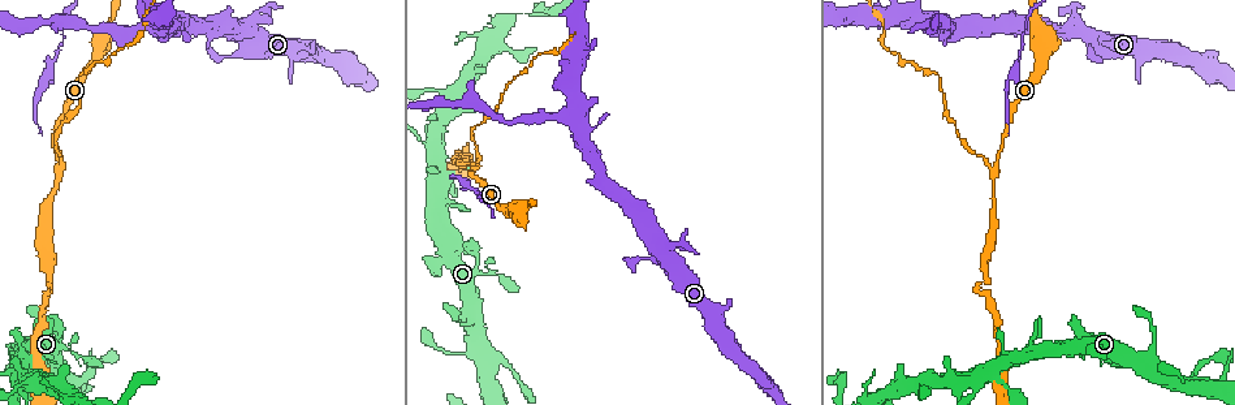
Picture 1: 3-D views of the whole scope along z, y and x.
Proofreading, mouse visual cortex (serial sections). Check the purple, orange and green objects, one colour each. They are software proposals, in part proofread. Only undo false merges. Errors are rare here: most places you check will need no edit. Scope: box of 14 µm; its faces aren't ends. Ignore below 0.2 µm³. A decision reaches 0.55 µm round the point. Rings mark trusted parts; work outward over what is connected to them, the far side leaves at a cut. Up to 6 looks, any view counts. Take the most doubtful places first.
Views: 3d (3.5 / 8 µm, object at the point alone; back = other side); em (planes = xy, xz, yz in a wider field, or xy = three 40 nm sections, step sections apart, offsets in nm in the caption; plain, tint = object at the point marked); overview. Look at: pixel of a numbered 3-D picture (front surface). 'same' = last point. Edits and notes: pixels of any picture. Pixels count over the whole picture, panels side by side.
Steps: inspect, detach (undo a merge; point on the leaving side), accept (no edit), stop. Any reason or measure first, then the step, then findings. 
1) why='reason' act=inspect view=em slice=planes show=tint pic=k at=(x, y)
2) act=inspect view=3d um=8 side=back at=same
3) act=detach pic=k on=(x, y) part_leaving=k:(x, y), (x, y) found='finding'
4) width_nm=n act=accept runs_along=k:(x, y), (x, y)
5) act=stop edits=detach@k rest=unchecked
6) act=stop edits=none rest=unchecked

why='abrupt turn' act=inspect view=em slice=planes show=tint pic=1 at=(62, 164)

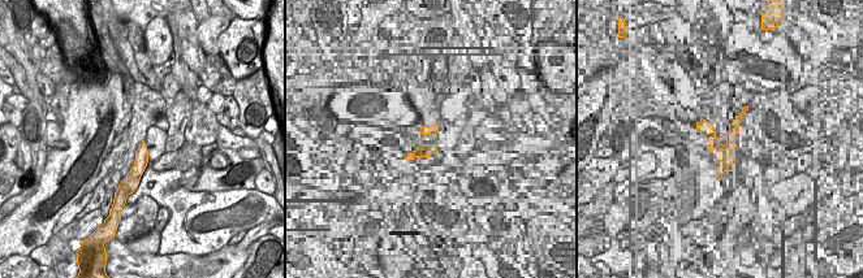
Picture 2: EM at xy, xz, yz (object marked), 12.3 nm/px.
why='wider look' act=inspect view=3d um=3.5 at=same

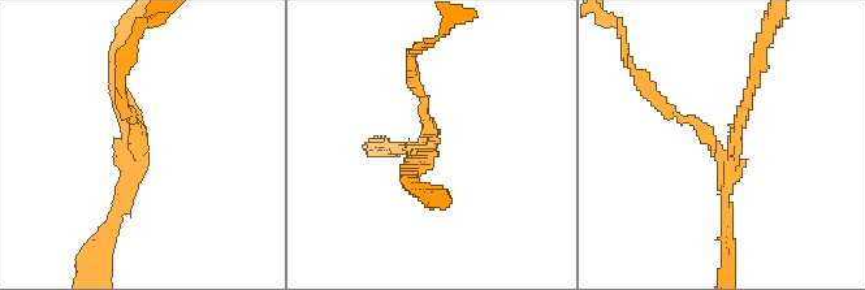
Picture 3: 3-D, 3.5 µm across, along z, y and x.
act=accept runs_along=2:(142, 147), (139, 166), (130, 181) found='all the same cell'

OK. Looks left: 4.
why='abrupt turn' act=inspect view=3d um=8 pic=1 at=(564, 118)

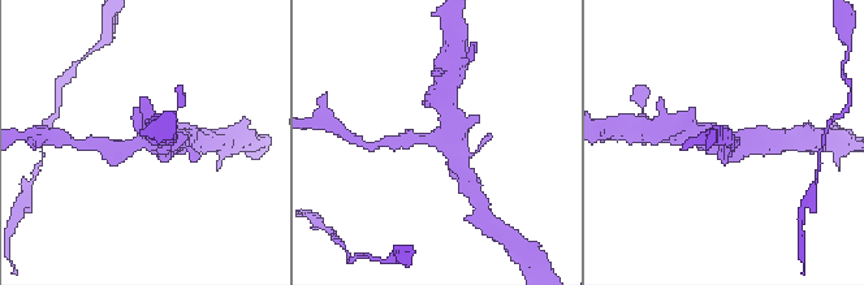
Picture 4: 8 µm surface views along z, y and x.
why='shape alone is not enough' act=inspect view=em slice=xy step=5 show=tint pic=4 at=(141, 139)

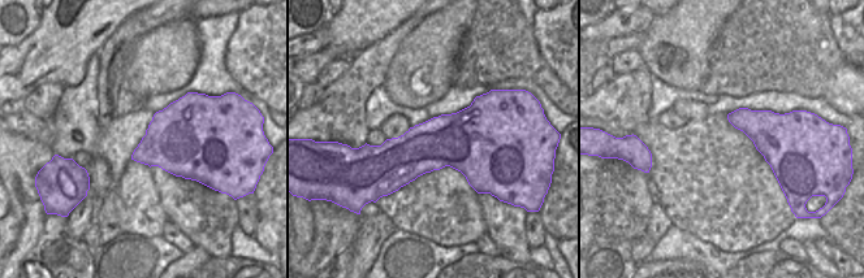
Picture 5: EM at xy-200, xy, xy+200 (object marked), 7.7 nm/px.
act=accept found='all the same cell'

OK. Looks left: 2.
why='abrupt turn' act=inspect view=3d um=3.5 pic=1 at=(939, 79)

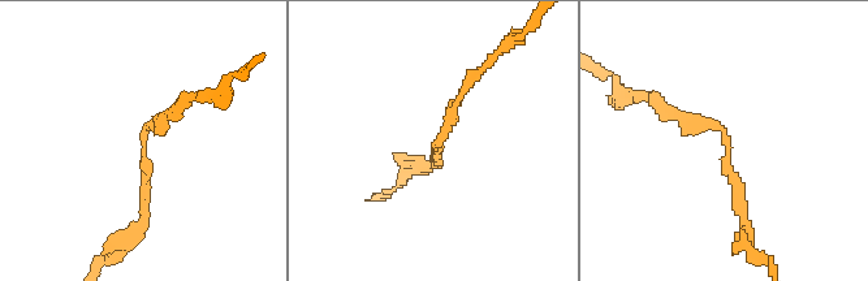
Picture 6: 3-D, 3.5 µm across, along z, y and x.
arm_widths_nm=150,150 act=inspect view=em slice=xy step=2 show=tint pic=6 at=(432, 149)

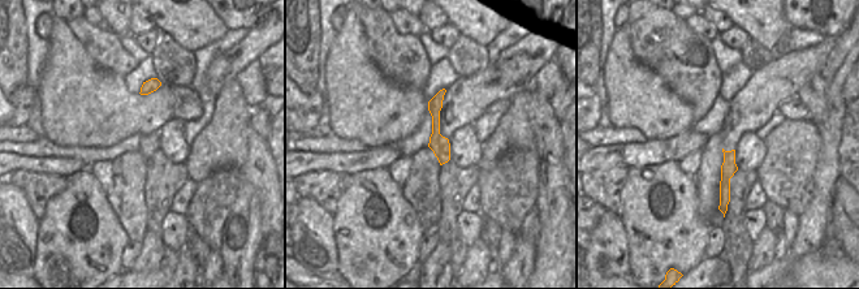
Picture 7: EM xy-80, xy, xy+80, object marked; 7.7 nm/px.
act=accept runs_along=7:(440, 95), (436, 141), (444, 159) found='continuous, no second cell'

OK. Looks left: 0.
act=stop edits=none rest=unchecked

